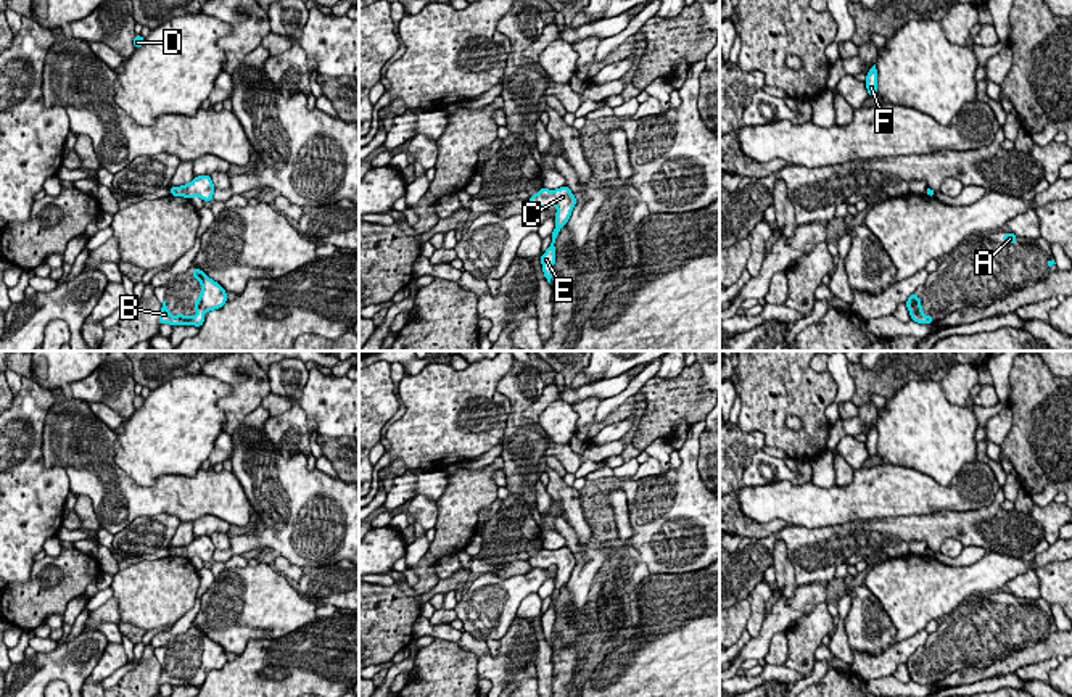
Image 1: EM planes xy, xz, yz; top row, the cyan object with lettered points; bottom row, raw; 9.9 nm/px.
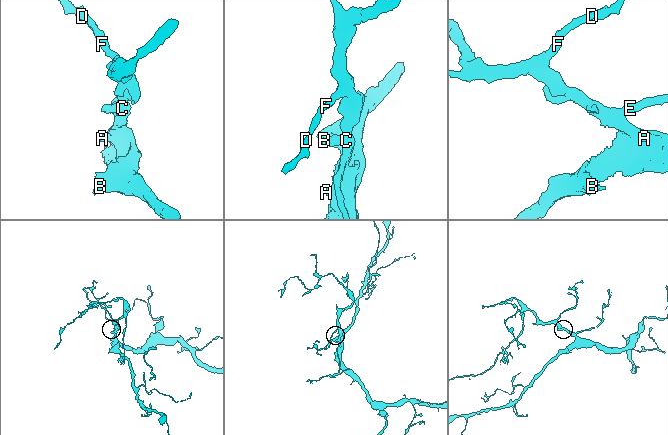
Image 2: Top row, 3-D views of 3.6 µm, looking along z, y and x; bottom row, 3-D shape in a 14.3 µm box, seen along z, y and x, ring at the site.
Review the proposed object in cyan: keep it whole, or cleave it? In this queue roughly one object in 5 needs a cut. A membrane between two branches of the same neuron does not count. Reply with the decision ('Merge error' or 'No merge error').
No merge error

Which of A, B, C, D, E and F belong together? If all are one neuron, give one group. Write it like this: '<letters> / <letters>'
A B C D E F

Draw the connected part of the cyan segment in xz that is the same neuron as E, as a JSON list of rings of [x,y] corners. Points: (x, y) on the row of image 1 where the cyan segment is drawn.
[[[563,185],[557,190],[547,190],[542,187],[536,195],[530,196],[528,201],[530,201],[531,208],[549,208],[550,204],[557,206],[555,229],[550,235],[552,243],[547,248],[547,251],[542,253],[542,256],[541,256],[544,277],[550,283],[552,269],[555,264],[555,246],[554,246],[554,243],[555,243],[555,238],[559,237],[562,225],[568,222],[571,211],[576,204],[576,198],[571,193],[571,190],[567,185]]]

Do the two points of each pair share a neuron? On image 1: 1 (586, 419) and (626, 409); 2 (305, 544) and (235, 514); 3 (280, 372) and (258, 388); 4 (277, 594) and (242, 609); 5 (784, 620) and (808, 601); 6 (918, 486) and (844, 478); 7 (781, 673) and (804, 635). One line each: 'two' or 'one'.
1: one
2: two
3: two
4: one
5: one
6: two
7: two

